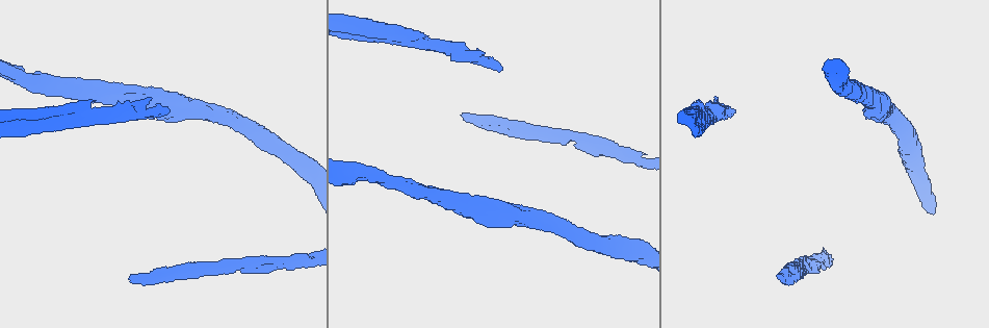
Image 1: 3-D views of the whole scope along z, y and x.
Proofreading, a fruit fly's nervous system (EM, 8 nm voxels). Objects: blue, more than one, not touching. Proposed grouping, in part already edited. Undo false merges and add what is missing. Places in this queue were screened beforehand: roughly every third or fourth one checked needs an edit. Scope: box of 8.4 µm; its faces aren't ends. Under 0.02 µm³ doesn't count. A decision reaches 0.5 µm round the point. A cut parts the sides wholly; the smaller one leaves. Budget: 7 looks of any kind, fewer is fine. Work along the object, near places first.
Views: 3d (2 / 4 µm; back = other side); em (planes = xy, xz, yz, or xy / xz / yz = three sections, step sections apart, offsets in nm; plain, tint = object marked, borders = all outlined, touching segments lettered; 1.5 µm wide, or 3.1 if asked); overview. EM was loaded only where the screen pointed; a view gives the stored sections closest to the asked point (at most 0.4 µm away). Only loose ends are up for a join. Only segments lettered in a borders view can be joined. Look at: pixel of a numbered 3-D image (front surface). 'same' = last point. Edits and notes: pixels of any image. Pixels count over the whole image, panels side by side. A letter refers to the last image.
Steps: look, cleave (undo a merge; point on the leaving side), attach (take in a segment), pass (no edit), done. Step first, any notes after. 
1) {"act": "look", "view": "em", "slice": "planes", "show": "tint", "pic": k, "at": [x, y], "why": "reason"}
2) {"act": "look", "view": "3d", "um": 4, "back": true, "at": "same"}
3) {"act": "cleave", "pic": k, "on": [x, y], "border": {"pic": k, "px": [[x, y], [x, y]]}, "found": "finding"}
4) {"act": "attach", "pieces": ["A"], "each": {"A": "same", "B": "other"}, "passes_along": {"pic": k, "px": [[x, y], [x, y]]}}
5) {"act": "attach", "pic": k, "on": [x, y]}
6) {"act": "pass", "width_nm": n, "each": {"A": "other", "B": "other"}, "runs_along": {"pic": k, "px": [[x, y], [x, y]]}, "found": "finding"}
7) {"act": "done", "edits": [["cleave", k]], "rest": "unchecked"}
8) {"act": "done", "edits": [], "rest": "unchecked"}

{"act": "look", "view": "3d", "um": 4, "pic": 1, "at": [499, 71], "why": "an open end"}

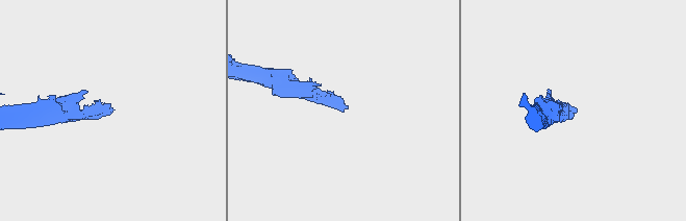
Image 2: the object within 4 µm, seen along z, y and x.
{"act": "look", "view": "em", "slice": "planes", "show": "borders", "pic": 2, "at": [111, 112], "why": "need the tissue"}

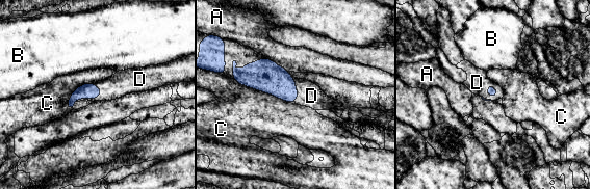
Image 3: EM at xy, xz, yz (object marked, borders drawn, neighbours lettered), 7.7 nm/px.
{"act": "attach", "pieces": ["D"], "longest_contact_nm": ["C", 500], "each": {"A": "other", "B": "other", "C": "other", "D": "same"}, "passes_along": {"pic": 3, "px": [[90, 90], [90, 98], [118, 85]]}, "found": "the cell continues"}

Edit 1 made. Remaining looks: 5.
{"act": "look", "view": "3d", "um": 2, "pic": 1, "at": [129, 277], "why": "an open end"}

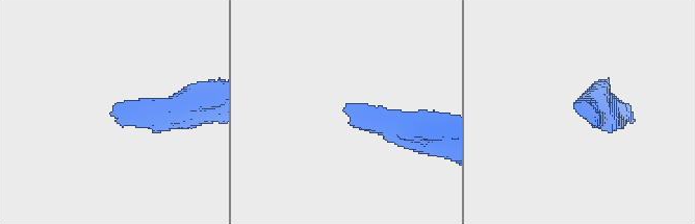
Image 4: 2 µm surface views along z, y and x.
{"act": "look", "view": "em", "slice": "planes", "show": "borders", "pic": 4, "at": [580, 114], "why": "now the EM"}

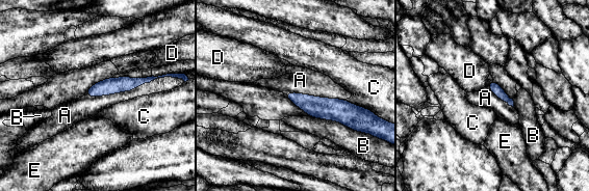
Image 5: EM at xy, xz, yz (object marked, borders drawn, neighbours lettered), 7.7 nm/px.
{"act": "attach", "pieces": ["A"], "longest_contact_nm": ["A", 650], "each": {"A": "same", "B": "other", "C": "other", "D": "other", "E": "other"}, "passes_along": {"pic": 5, "px": [[112, 85], [125, 90], [96, 104]]}, "found": "it goes on there"}

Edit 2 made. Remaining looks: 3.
{"act": "done", "edits": [["attach", 3], ["attach", 5]], "rest": "unchecked"}

